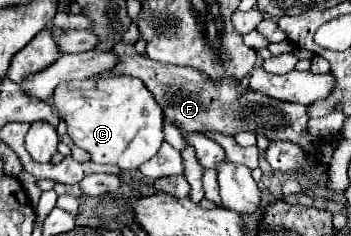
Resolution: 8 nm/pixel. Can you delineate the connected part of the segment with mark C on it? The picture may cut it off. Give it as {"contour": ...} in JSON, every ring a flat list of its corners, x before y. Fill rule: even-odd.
{"contour":[[112,75,100,81,98,85,82,81,56,87,52,93,52,107,58,111,60,121,66,123,74,145,88,151,94,163,114,163,124,171,138,169,158,153,164,141,162,109,136,77]]}

